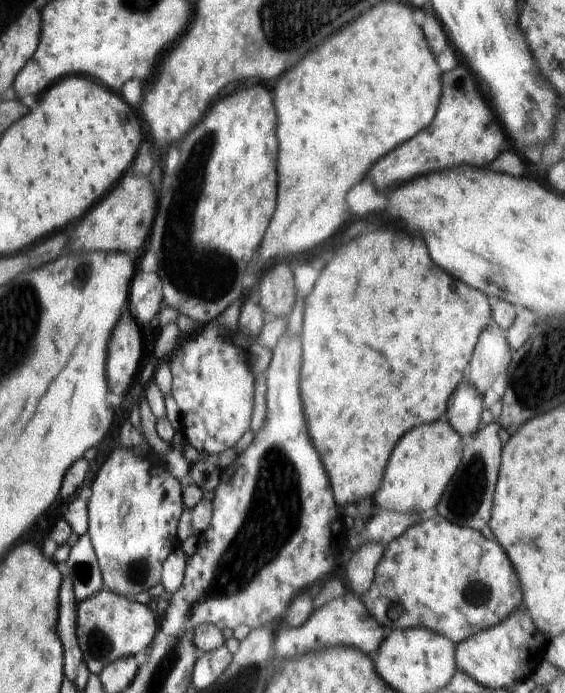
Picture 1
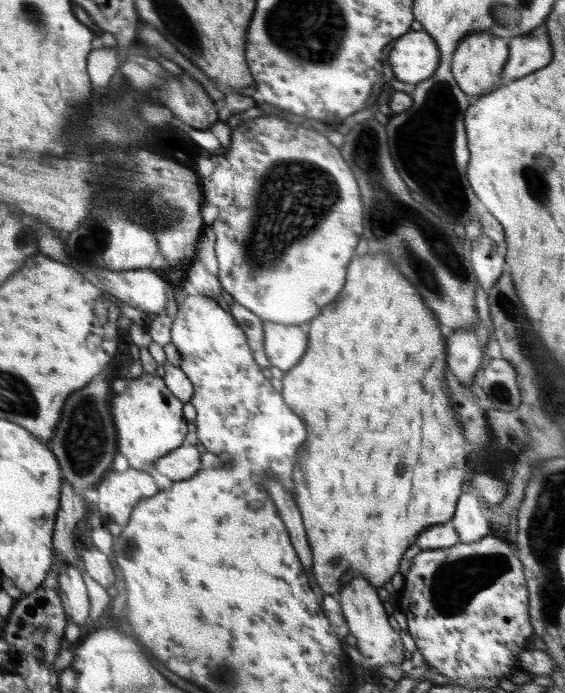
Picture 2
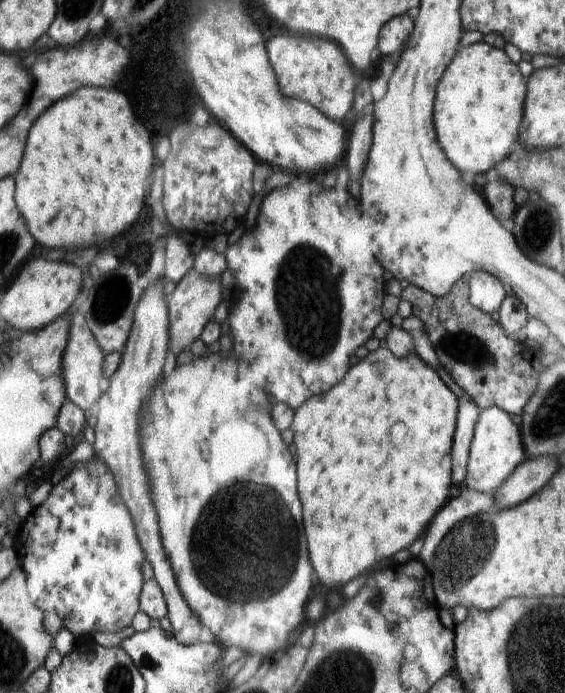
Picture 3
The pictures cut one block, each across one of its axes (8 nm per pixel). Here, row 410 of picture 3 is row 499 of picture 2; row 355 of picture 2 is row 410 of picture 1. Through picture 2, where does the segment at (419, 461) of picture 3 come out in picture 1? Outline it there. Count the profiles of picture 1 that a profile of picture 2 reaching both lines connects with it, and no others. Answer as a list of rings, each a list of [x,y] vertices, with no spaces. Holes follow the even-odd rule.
[[[390,224],[376,228],[374,230],[374,256],[372,256],[372,232],[358,236],[358,248],[356,248],[356,238],[354,238],[354,240],[338,246],[336,250],[332,250],[330,255],[327,265],[314,283],[310,294],[304,300],[303,325],[300,332],[302,350],[300,398],[302,398],[308,436],[312,441],[312,446],[320,456],[324,470],[328,472],[338,510],[344,516],[345,506],[348,504],[356,505],[359,500],[367,497],[372,499],[374,494],[380,490],[386,464],[388,464],[388,456],[392,454],[396,442],[410,428],[414,428],[418,424],[434,422],[446,412],[446,404],[448,404],[450,396],[458,390],[460,382],[466,380],[464,370],[470,362],[470,356],[472,356],[472,350],[476,346],[478,334],[483,333],[489,326],[488,322],[490,322],[492,307],[490,307],[486,294],[468,288],[460,280],[456,280],[450,274],[446,274],[444,270],[440,270],[440,266],[436,266],[432,262],[432,258],[428,256],[428,250],[424,246],[424,238],[420,238],[420,234],[404,230],[404,228],[394,228]]]

